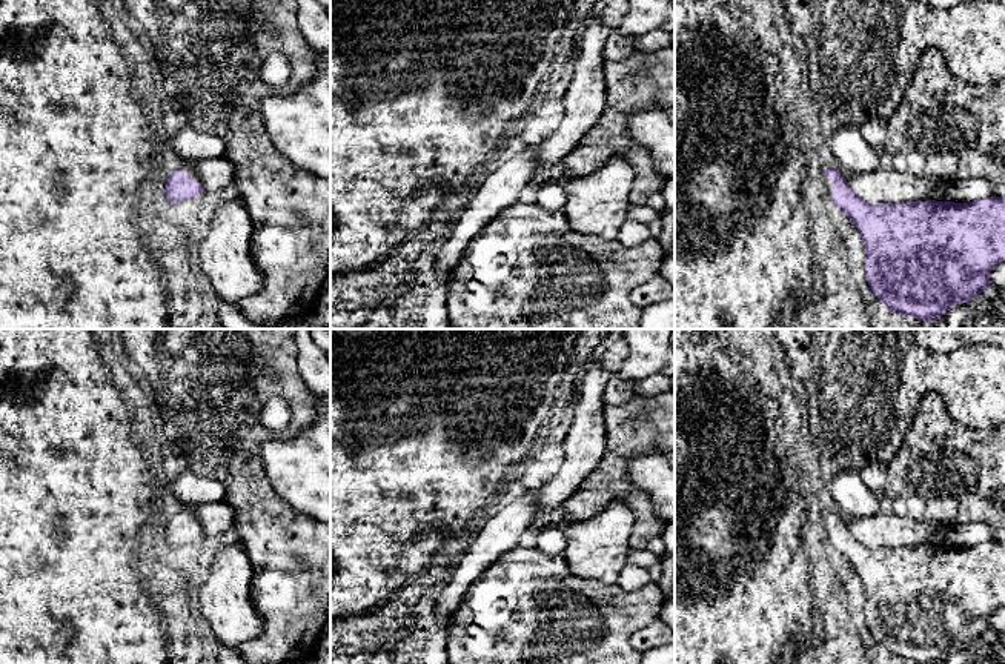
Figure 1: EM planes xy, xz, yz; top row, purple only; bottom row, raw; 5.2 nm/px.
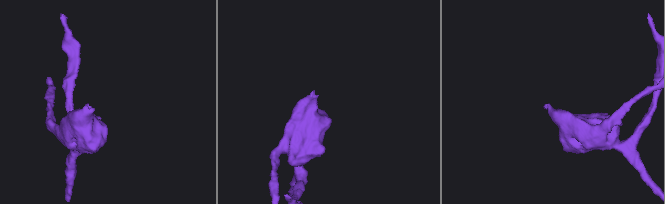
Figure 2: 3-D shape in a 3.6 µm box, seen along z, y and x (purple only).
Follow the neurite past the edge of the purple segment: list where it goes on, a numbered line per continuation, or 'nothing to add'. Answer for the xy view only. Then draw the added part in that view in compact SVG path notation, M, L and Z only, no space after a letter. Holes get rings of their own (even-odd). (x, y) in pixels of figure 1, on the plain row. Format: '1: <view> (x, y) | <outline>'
1: xy (189, 511) | M183 506L181 512L184 513L184 520L186 521L192 521L197 527L200 527L195 512L197 512L198 506Z

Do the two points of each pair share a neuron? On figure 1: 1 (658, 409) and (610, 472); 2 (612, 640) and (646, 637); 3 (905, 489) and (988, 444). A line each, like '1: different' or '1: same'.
1: same
2: different
3: same

